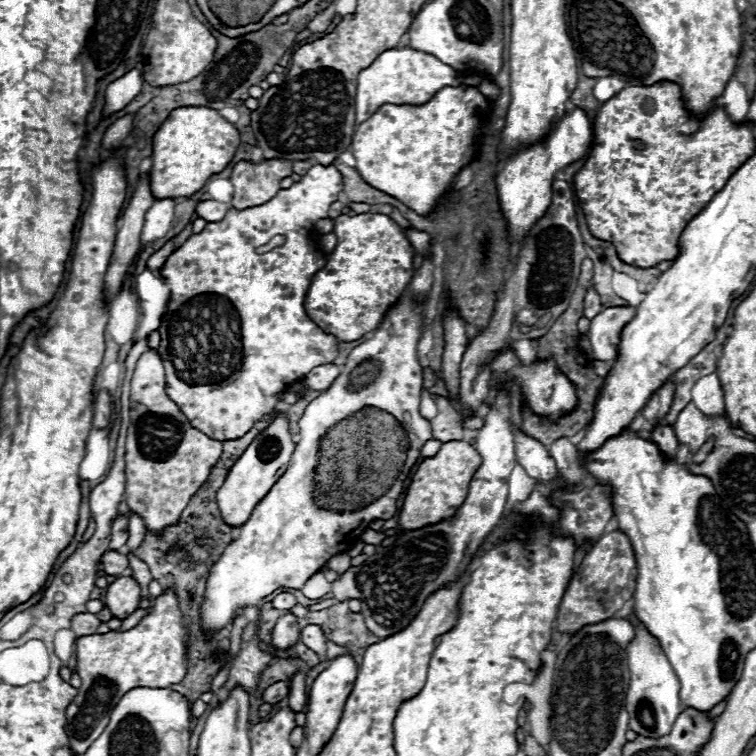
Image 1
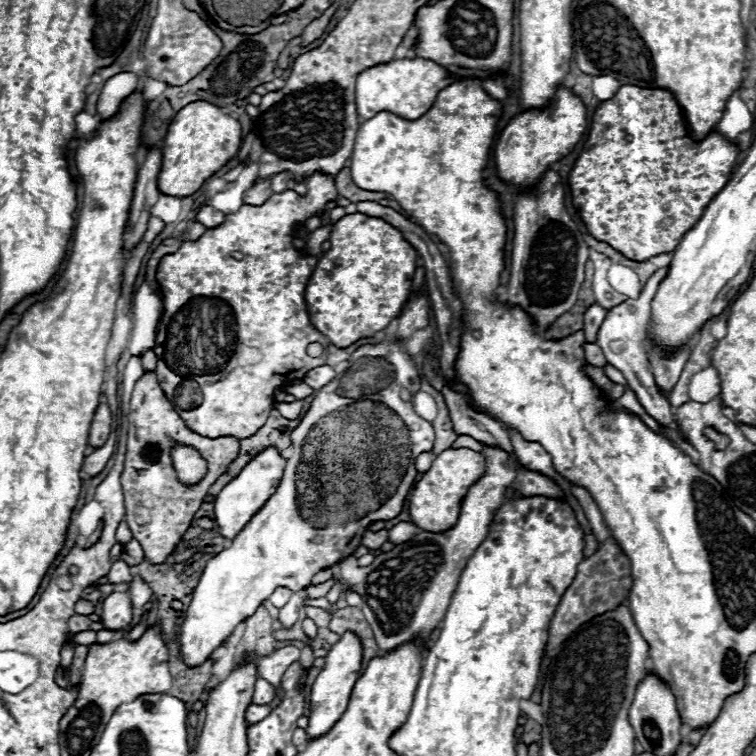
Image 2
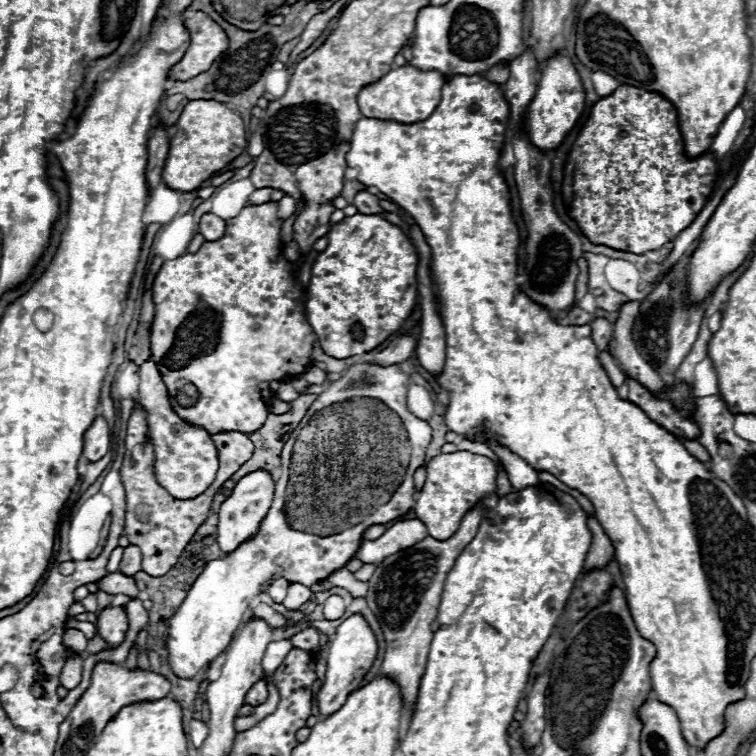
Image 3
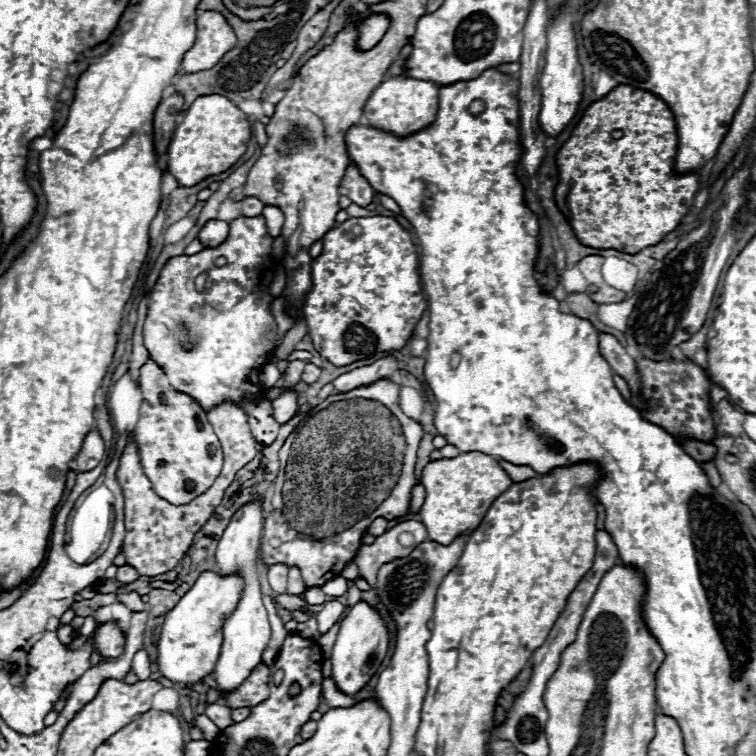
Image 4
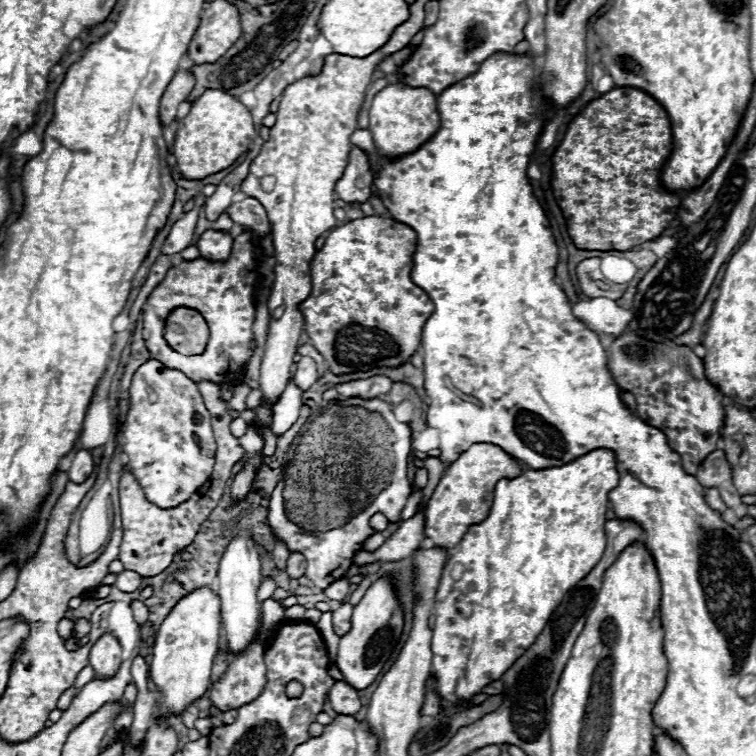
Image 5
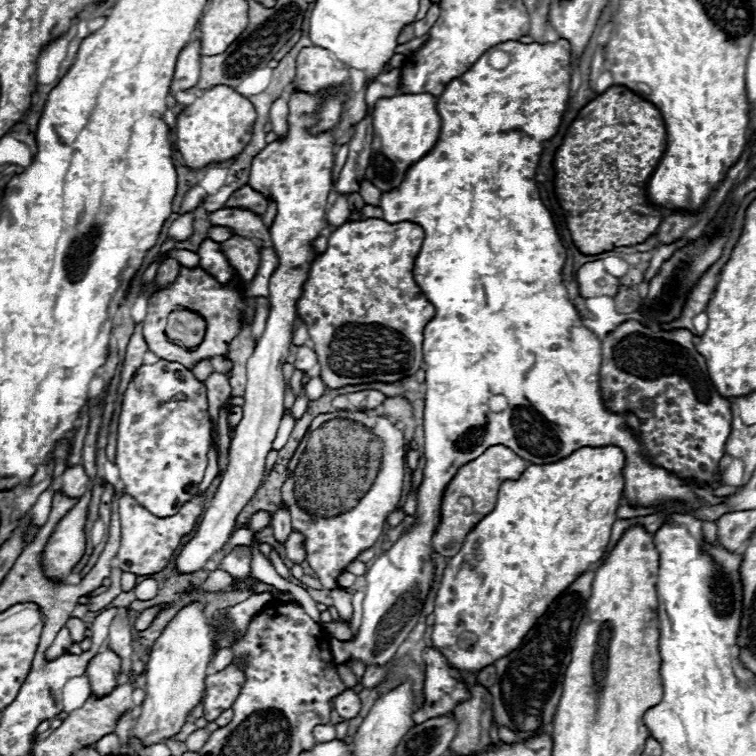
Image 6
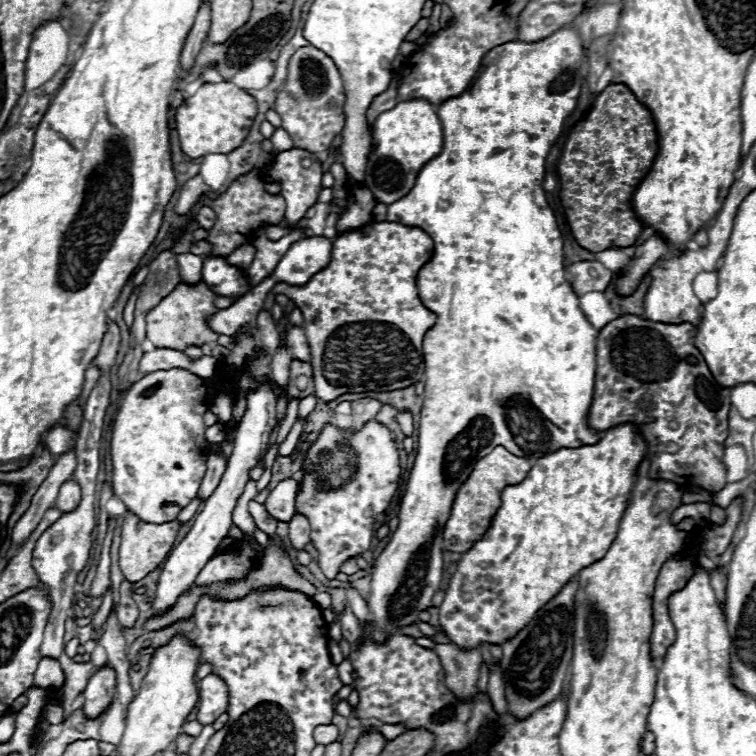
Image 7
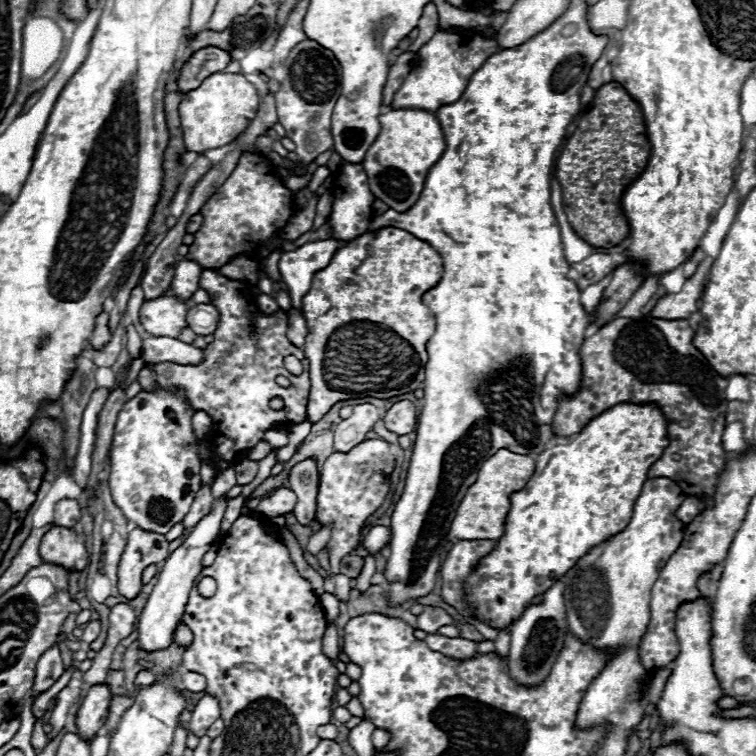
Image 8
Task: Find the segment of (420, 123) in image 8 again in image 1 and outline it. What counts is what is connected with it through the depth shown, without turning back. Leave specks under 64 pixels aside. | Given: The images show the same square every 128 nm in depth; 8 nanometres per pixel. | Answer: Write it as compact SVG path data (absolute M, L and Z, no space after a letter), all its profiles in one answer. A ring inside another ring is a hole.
M394 48L382 52L368 68L358 74L358 90L356 90L356 124L368 120L380 106L384 104L410 104L420 106L426 104L440 88L444 86L460 86L458 72L440 62L438 58L412 50L412 48Z

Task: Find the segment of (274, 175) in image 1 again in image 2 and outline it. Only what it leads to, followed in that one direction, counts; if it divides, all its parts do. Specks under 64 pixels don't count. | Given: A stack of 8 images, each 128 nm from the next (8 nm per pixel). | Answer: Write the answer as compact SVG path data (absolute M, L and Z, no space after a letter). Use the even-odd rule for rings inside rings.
M270 178L266 180L258 180L244 196L244 204L252 204L252 206L260 206L264 204L268 198L272 196L272 190L270 190Z

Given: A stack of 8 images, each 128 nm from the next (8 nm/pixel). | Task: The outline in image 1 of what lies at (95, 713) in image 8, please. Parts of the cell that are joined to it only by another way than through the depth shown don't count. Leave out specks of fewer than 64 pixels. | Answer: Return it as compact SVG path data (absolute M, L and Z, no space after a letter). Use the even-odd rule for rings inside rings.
M118 576L108 588L104 596L106 608L112 612L114 618L128 618L140 602L140 586L132 576Z

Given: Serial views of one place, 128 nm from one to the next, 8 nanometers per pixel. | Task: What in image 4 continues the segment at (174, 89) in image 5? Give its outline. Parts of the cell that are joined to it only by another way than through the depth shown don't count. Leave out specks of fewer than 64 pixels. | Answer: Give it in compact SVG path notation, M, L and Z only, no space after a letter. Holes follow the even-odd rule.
M172 92L170 96L164 96L162 102L156 108L154 114L154 148L160 154L168 150L168 144L172 140L172 134L176 130L176 116L184 108L184 96L180 92Z

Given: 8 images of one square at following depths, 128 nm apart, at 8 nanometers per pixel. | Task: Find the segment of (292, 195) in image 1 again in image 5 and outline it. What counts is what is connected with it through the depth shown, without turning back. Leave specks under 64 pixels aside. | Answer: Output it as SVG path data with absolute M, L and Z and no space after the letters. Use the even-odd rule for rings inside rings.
M246 230L242 236L234 240L232 254L226 262L218 264L204 258L196 258L190 262L184 260L180 266L174 266L166 272L166 278L154 288L154 292L148 296L142 308L142 336L154 360L160 360L164 366L184 372L194 382L234 382L236 374L244 372L244 366L252 356L248 342L254 338L252 322L256 306L252 298L252 286L258 278L258 248L260 246L256 242L256 236L250 230ZM178 306L198 310L210 328L210 340L206 344L206 350L198 356L178 354L164 340L166 318Z

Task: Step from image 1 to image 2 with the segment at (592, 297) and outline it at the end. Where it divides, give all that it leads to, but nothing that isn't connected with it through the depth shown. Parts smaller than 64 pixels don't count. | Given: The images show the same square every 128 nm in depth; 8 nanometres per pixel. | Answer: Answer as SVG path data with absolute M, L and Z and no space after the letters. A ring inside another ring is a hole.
M592 304L586 310L586 314L584 314L584 334L586 334L588 342L596 342L596 336L598 336L600 324L604 322L604 316L606 316L606 310L598 304Z

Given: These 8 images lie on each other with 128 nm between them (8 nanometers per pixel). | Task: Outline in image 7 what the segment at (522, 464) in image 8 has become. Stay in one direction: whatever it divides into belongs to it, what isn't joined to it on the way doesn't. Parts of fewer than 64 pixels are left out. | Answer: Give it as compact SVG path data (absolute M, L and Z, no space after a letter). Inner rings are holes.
M496 446L488 456L478 460L472 474L468 476L468 480L460 486L456 494L450 520L444 526L444 548L450 552L458 552L458 554L470 550L472 544L480 540L480 536L484 536L484 532L490 528L492 516L500 508L500 492L506 486L520 484L528 476L530 468L532 466L528 458L514 456L504 446Z

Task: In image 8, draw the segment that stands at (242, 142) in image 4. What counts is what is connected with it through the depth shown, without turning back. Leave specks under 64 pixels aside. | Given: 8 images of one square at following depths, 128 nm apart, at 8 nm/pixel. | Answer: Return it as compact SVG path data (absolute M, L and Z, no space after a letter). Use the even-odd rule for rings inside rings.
M214 72L198 88L190 90L180 106L180 124L184 134L184 146L188 152L206 152L210 148L220 148L236 140L238 134L248 128L258 110L258 90L242 74Z

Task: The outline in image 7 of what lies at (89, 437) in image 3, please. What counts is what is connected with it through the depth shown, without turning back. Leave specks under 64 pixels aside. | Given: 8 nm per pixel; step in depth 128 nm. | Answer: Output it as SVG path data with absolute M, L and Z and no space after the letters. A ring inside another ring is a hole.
M68 480L66 484L62 484L54 506L66 514L66 512L72 512L78 504L80 504L80 486L74 480Z

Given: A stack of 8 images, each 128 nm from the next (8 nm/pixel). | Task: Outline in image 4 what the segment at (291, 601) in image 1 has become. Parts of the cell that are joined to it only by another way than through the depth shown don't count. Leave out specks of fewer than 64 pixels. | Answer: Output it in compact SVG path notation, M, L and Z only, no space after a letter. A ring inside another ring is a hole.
M286 564L270 566L268 582L270 582L270 586L272 586L272 590L276 594L284 594L286 592L286 576L288 576L288 566Z

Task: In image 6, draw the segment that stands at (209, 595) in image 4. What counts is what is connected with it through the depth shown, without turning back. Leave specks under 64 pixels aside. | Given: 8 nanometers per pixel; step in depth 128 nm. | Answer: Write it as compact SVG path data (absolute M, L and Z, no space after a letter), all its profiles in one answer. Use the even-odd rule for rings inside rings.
M194 602L176 614L176 618L164 628L150 650L150 658L144 670L146 698L140 706L140 716L132 726L132 734L140 740L142 746L158 744L160 740L172 738L180 732L190 710L196 708L204 696L204 678L212 654L212 628L204 618L204 606L200 602Z

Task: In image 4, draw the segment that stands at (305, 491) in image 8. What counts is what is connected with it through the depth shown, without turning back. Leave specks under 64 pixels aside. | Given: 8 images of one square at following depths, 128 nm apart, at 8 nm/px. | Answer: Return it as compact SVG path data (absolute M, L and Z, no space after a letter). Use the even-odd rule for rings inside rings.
M292 566L288 572L288 594L304 594L304 590L306 590L306 584L302 582L300 570Z

